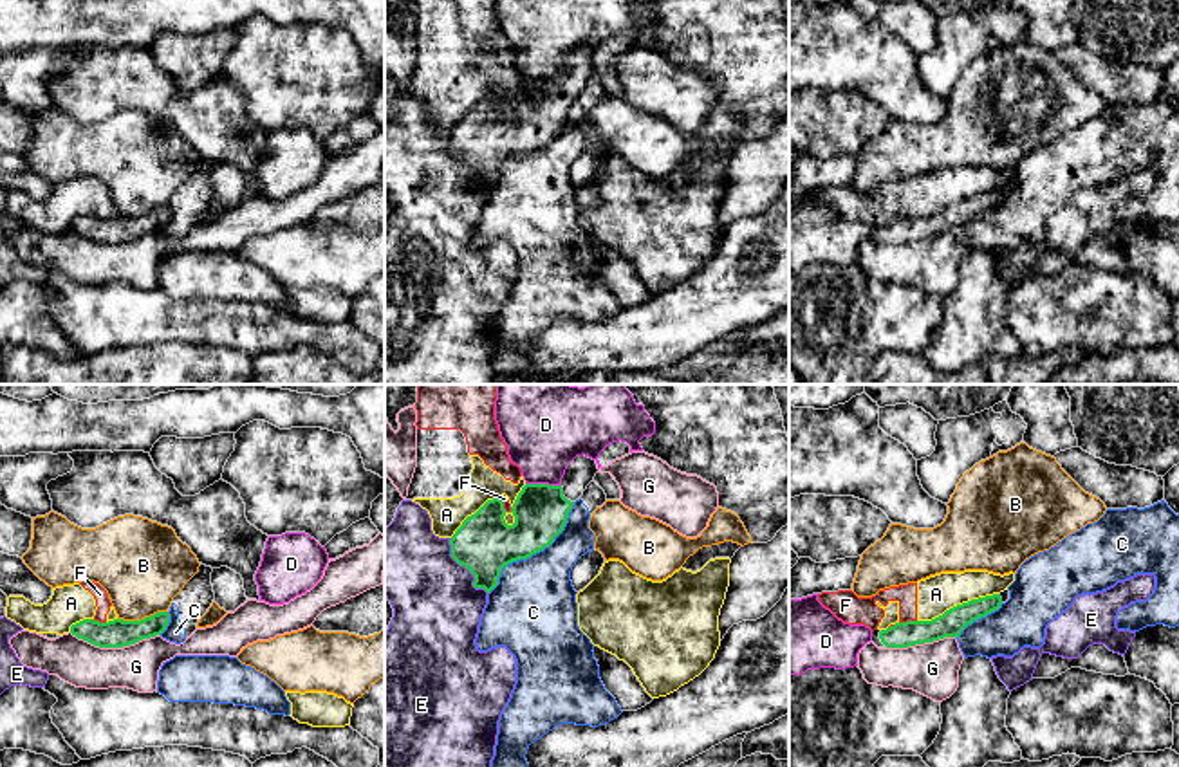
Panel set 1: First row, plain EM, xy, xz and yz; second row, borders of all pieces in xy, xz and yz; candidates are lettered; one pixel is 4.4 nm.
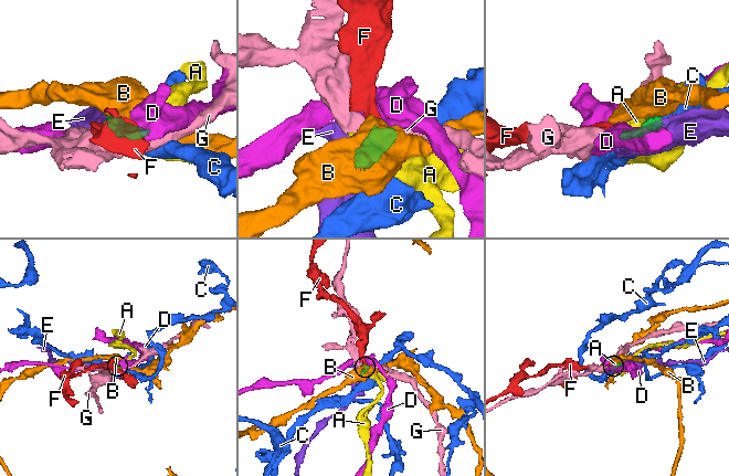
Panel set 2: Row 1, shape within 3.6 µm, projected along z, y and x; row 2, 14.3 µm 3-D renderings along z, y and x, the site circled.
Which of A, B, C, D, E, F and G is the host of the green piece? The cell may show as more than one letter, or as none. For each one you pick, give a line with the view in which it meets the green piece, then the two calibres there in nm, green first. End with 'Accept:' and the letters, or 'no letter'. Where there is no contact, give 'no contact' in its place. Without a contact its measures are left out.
Accept: no letter

